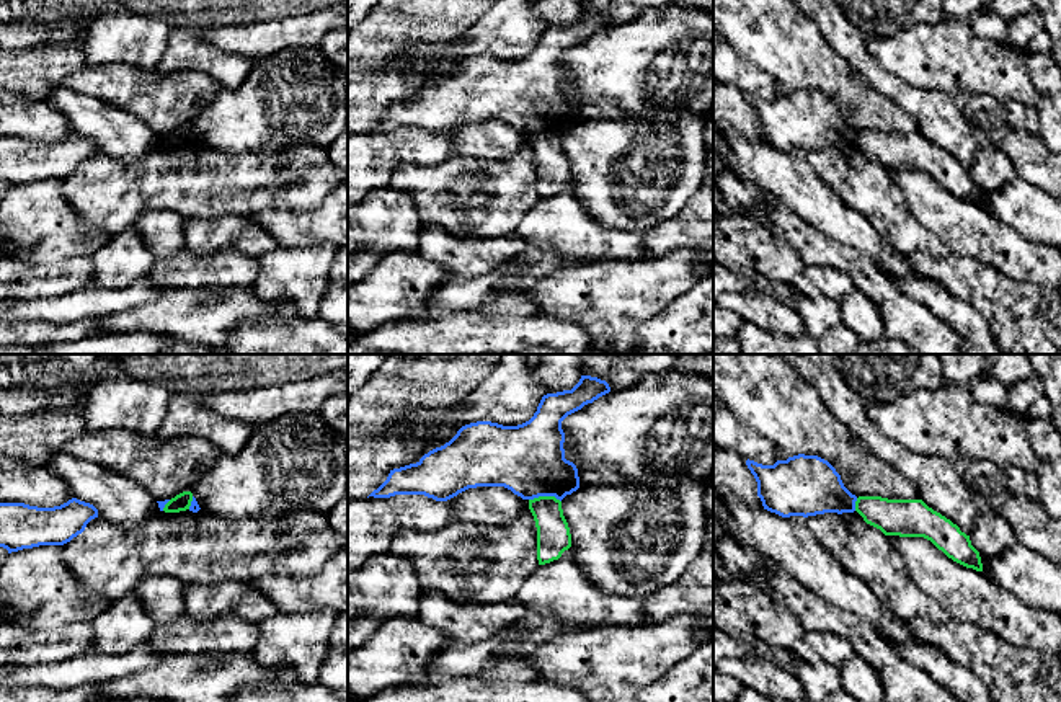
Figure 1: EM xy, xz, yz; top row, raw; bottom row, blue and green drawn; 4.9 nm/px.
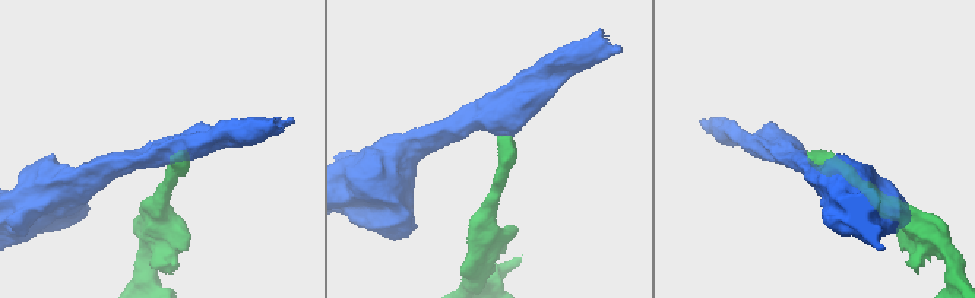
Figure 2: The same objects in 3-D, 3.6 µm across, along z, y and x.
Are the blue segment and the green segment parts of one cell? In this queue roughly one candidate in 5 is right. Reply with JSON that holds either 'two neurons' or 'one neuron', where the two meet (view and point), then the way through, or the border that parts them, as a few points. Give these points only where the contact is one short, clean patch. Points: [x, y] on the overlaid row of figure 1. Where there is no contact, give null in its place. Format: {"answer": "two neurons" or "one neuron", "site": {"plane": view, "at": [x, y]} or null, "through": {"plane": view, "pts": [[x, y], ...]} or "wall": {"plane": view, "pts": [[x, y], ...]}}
{"answer": "two neurons", "site": {"plane": "xz", "at": [546, 495]}, "wall": {"plane": "xz", "pts": [[529, 498], [555, 497], [560, 502]]}}

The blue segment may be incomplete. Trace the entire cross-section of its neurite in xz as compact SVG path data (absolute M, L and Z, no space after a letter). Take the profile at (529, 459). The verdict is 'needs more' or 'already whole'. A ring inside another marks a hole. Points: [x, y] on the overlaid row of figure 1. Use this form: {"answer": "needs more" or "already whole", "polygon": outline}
{"answer": "already whole", "polygon": "M581 375L571 390L544 395L534 416L522 424L503 426L491 421L465 424L449 442L429 451L416 464L390 470L387 480L369 496L424 495L447 501L468 488L504 487L522 500L555 496L562 501L579 488L578 469L565 459L562 421L609 392L606 380Z"}

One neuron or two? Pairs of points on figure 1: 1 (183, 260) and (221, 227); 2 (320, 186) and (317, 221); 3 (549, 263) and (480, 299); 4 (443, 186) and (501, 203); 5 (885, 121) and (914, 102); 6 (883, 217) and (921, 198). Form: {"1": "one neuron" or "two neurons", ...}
{"1": "two neurons", "2": "two neurons", "3": "one neuron", "4": "one neuron", "5": "two neurons", "6": "two neurons"}

